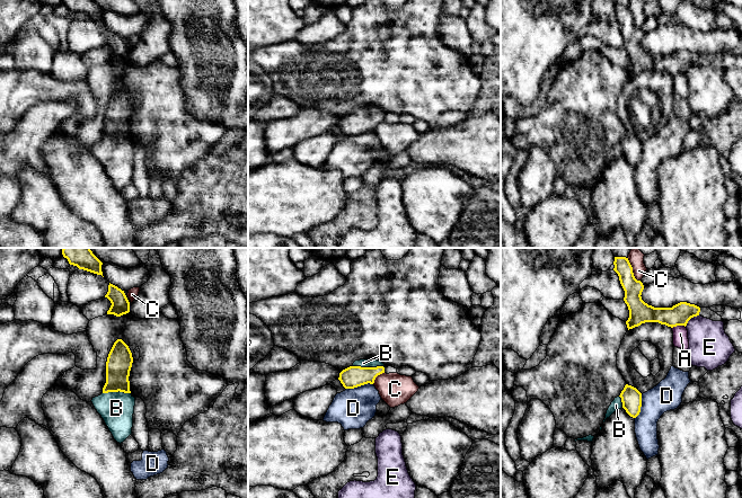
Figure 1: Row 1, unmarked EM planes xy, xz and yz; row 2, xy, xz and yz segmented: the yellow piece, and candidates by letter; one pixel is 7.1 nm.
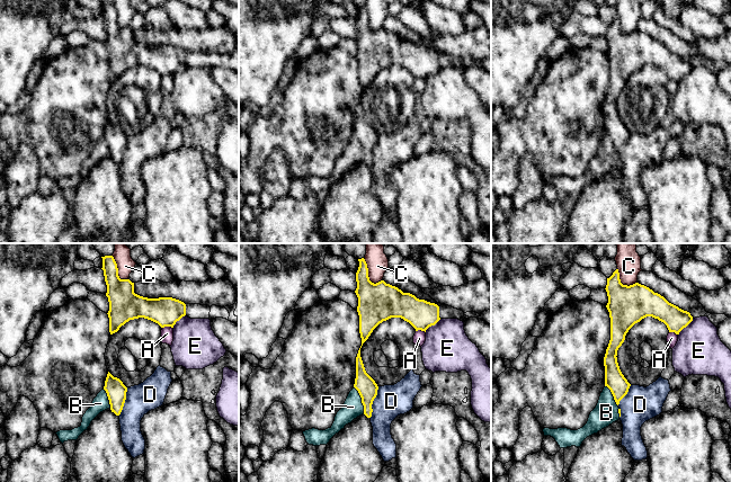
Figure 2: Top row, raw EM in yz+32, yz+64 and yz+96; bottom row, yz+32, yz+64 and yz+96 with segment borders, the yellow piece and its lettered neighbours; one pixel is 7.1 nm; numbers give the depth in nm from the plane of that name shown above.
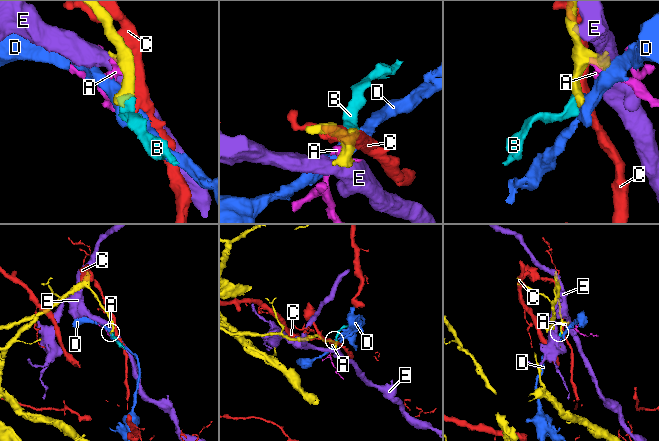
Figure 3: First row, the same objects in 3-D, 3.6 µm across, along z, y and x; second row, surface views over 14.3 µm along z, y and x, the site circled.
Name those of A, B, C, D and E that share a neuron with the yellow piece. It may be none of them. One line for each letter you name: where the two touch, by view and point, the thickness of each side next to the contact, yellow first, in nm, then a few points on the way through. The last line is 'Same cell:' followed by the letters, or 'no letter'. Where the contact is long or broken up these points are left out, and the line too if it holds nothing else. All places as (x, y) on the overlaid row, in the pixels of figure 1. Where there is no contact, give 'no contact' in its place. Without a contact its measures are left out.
B: meets yellow in xz at (368, 367); 160 nm thick on the yellow side, 60 nm on the other; runs through xz (353, 376), (368, 367), (363, 363)
Same cell: B

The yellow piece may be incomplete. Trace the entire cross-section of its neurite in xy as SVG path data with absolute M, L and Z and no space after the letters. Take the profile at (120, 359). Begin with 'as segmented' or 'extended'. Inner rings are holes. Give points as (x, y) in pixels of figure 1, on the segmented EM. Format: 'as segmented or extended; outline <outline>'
extended; outline M117 339L107 357L103 393L91 402L117 443L132 435L135 398L130 391L133 357L129 346Z

